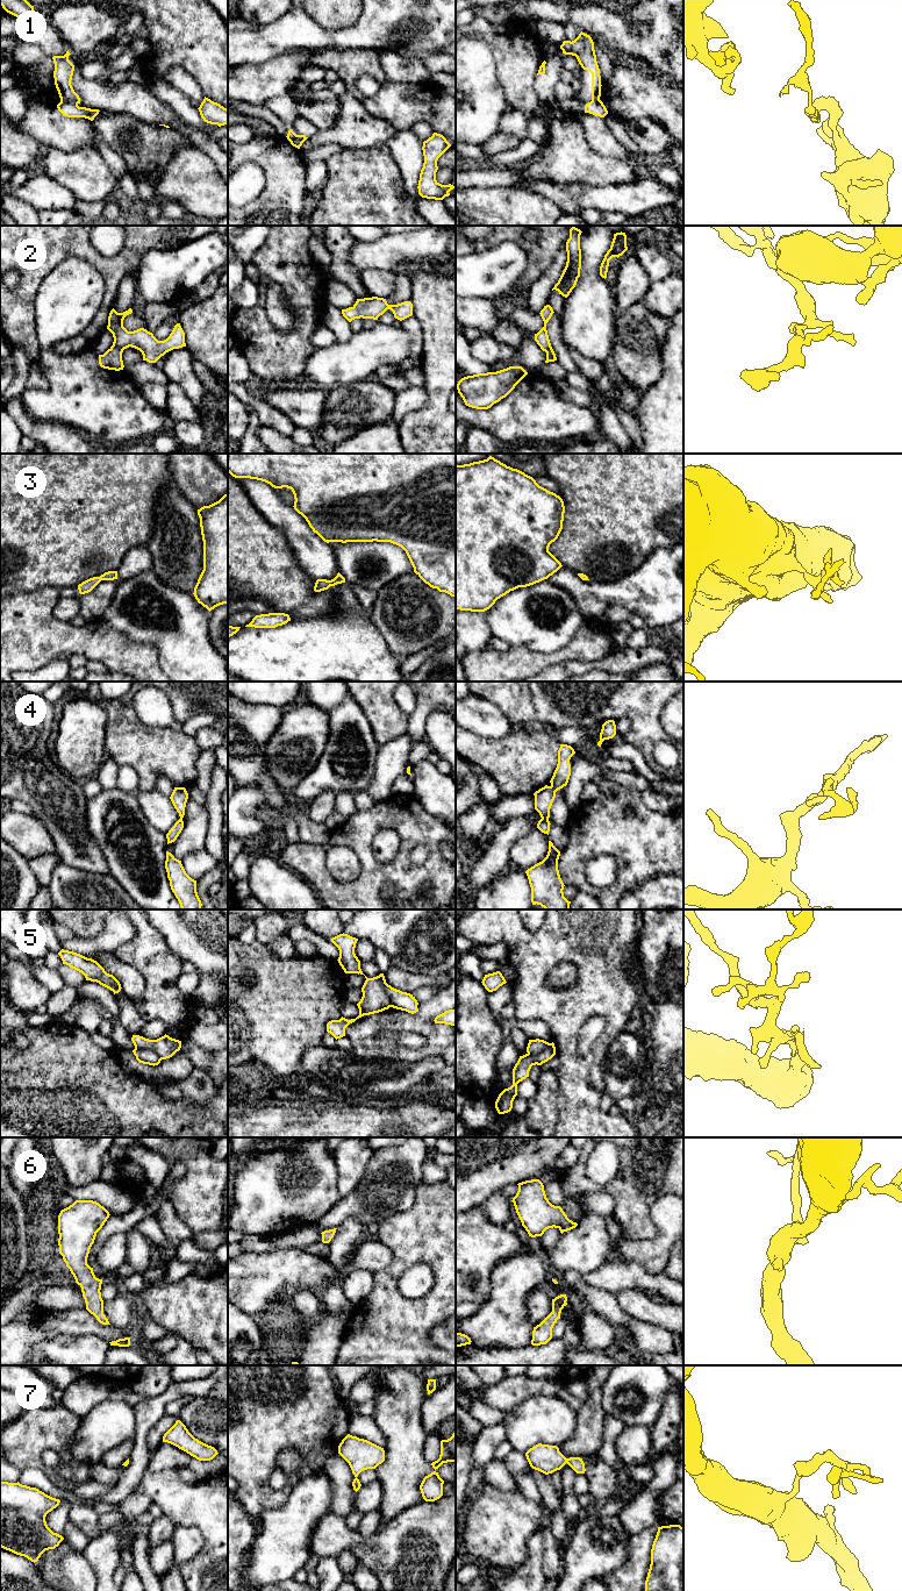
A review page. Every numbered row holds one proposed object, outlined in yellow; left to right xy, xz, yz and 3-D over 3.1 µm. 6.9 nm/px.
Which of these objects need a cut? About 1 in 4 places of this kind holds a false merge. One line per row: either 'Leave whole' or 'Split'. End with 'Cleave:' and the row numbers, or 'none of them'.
1: Split
2: Leave whole
3: Leave whole
4: Split
5: Split
6: Leave whole
7: Leave whole
Cleave: 1, 4, 5

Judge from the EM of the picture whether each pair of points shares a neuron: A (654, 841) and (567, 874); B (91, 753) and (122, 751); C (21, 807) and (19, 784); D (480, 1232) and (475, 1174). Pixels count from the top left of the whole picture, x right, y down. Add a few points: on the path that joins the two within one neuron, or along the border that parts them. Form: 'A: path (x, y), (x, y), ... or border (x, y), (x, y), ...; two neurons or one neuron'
A: path (632, 841), (596, 841), (586, 851); one neuron
B: border (105, 725), (105, 753), (107, 755); two neurons
C: border (12, 798), (23, 800), (34, 814); two neurons
D: border (480, 1205), (475, 1205), (467, 1211); two neurons

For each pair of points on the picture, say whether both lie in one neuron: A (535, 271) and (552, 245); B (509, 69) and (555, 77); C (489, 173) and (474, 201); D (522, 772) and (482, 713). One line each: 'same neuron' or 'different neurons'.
A: same neuron
B: different neurons
C: different neurons
D: different neurons

